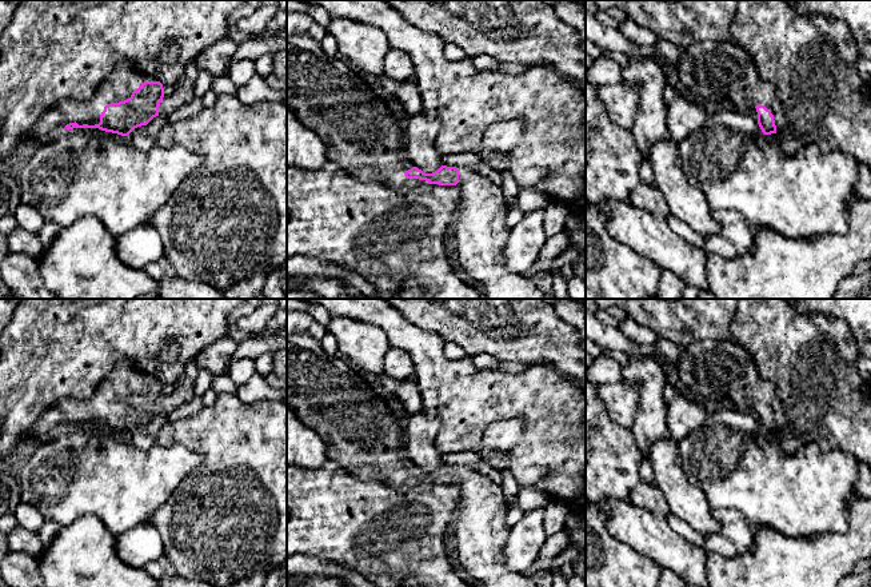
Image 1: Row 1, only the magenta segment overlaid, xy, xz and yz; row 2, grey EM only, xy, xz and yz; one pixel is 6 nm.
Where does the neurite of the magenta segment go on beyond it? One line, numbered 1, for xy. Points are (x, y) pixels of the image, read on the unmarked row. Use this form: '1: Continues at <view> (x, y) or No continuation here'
1: Continues at xy (124, 378)

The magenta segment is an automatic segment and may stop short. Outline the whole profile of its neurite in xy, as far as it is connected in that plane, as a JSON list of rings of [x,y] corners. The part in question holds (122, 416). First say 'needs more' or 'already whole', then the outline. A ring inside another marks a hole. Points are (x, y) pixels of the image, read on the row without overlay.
needs more; [[[195,360],[188,362],[183,376],[173,384],[172,391],[165,395],[160,380],[141,374],[129,362],[117,363],[89,398],[83,400],[63,399],[56,406],[43,411],[28,436],[43,440],[60,428],[73,427],[99,427],[128,435],[135,427],[147,424],[153,416],[167,416],[172,410],[188,403],[195,396],[193,387],[199,370]]]

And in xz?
needs more; [[[309,332],[287,335],[287,403],[299,419],[327,443],[328,459],[367,480],[381,480],[393,488],[423,483],[459,484],[460,496],[451,528],[458,559],[483,587],[538,587],[526,574],[507,567],[504,547],[508,507],[500,486],[487,476],[456,466],[442,464],[425,472],[409,459],[405,420],[393,415],[377,391],[336,355],[328,355]]]

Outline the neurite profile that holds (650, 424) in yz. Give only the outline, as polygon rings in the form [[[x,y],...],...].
[[[628,358],[628,364],[623,367],[623,378],[626,382],[636,383],[639,390],[638,410],[631,431],[638,448],[646,458],[656,440],[672,439],[667,427],[668,404],[663,399],[667,378],[656,360]]]

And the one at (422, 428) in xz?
[[[424,410],[405,419],[405,444],[411,462],[425,472],[438,470],[442,464],[442,452],[435,446],[442,419],[428,415]]]

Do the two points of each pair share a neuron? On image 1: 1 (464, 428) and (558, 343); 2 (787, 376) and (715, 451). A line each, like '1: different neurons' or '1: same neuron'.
1: different neurons
2: different neurons

